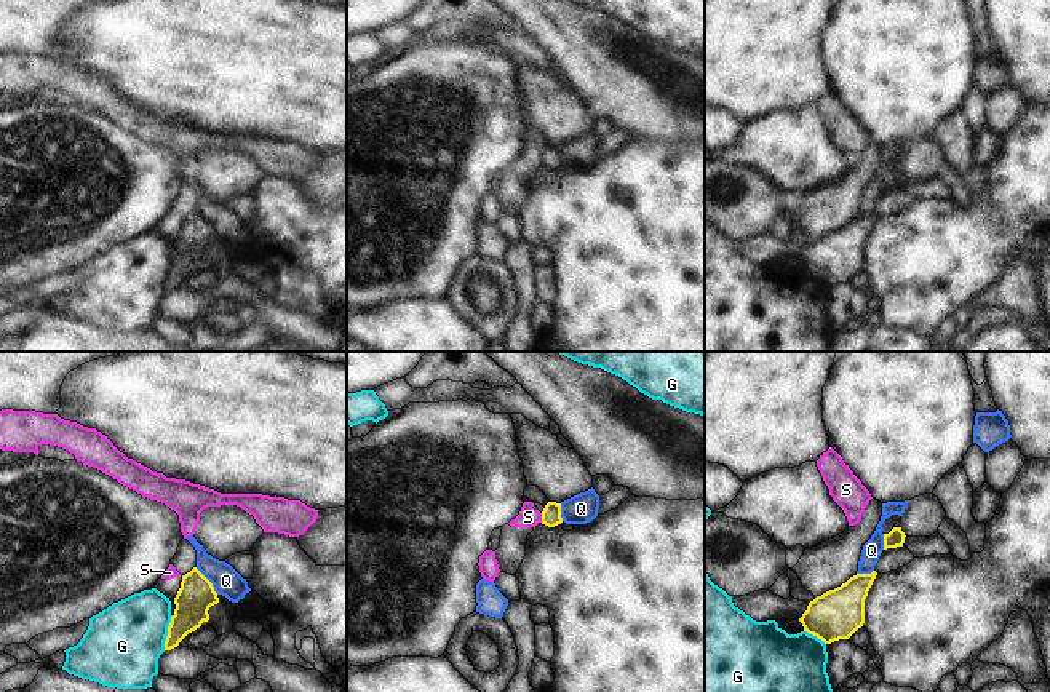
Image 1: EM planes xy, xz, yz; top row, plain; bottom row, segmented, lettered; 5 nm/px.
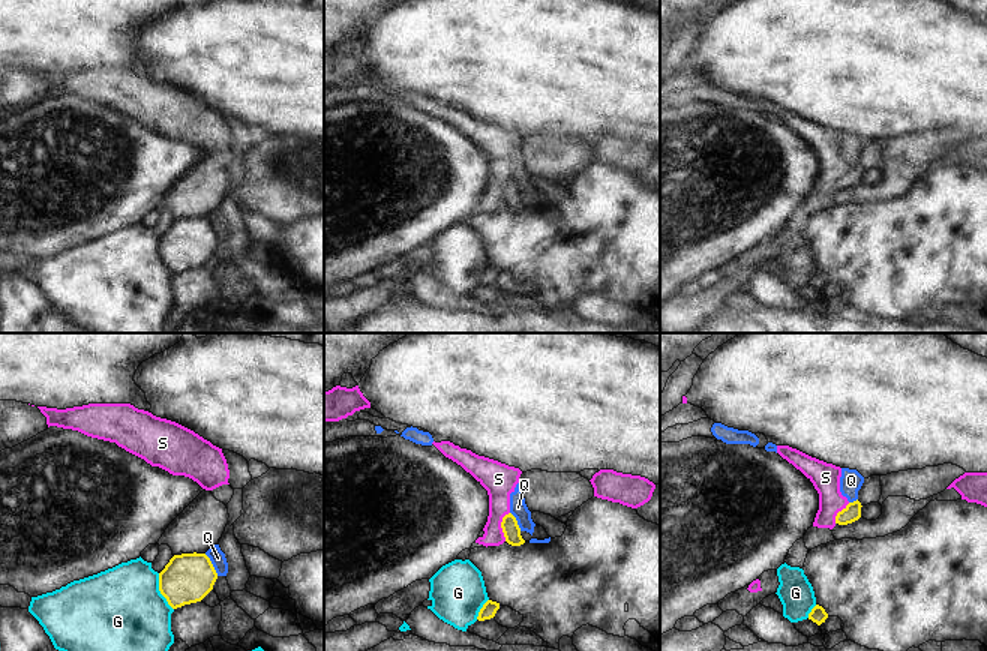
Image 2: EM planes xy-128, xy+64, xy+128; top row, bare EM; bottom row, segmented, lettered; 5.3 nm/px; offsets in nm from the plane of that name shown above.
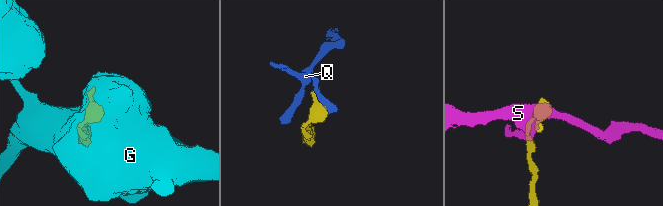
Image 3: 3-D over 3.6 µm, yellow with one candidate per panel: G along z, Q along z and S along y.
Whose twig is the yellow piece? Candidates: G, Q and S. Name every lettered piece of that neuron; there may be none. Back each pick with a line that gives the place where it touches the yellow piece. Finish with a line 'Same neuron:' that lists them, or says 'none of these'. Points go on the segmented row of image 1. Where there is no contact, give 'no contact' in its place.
Same neuron: none of these

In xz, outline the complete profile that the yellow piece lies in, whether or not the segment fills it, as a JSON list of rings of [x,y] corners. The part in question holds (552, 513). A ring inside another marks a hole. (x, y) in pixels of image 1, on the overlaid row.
[[[548,502],[542,511],[542,524],[555,527],[563,523],[561,503]]]

